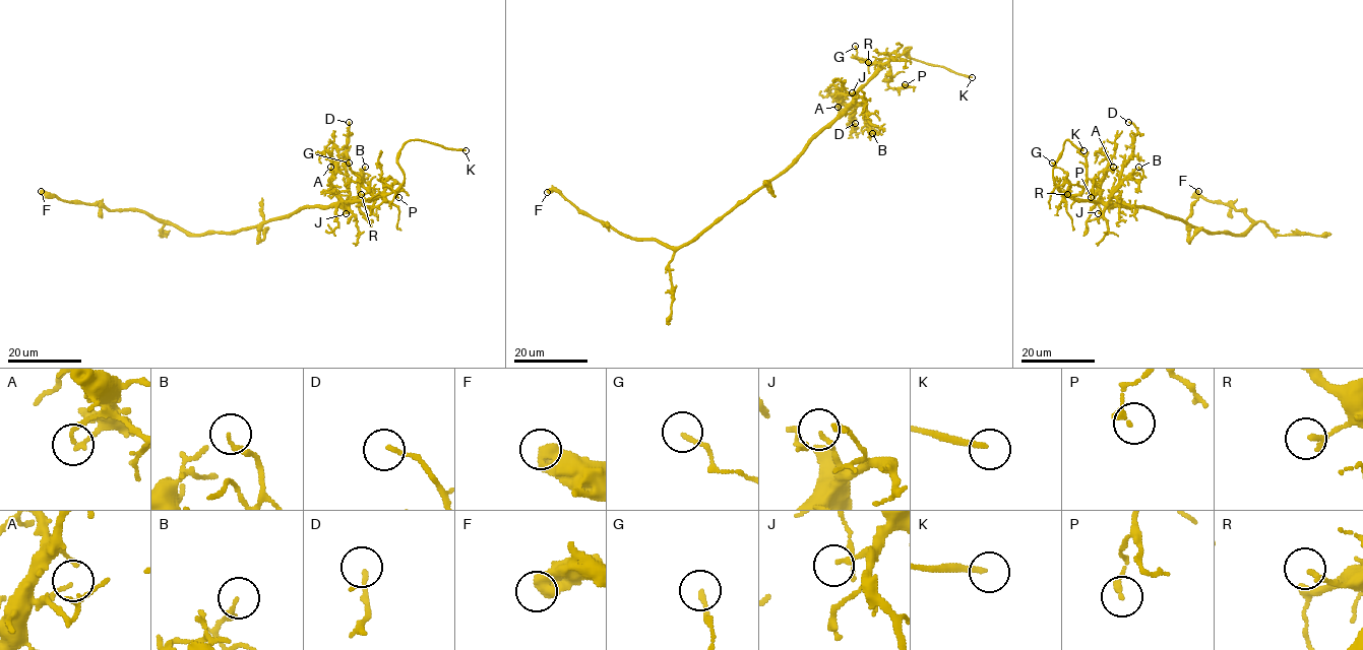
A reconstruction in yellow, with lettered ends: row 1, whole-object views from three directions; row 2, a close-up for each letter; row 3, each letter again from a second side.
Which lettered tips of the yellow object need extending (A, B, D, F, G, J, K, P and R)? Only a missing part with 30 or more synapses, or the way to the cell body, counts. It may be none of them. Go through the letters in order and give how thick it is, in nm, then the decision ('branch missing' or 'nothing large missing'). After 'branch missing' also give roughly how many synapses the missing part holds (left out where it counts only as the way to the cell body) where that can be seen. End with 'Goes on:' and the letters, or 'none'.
A: 130 nm thick; nothing large missing
B: 150 nm thick; nothing large missing
D: 140 nm thick; nothing large missing
F: 550 nm thick; nothing large missing
G: 160 nm thick; nothing large missing
J: 80 nm thick; nothing large missing
K: 200 nm thick; branch missing
P: 220 nm thick; nothing large missing
R: 180 nm thick; nothing large missing
Goes on: K

